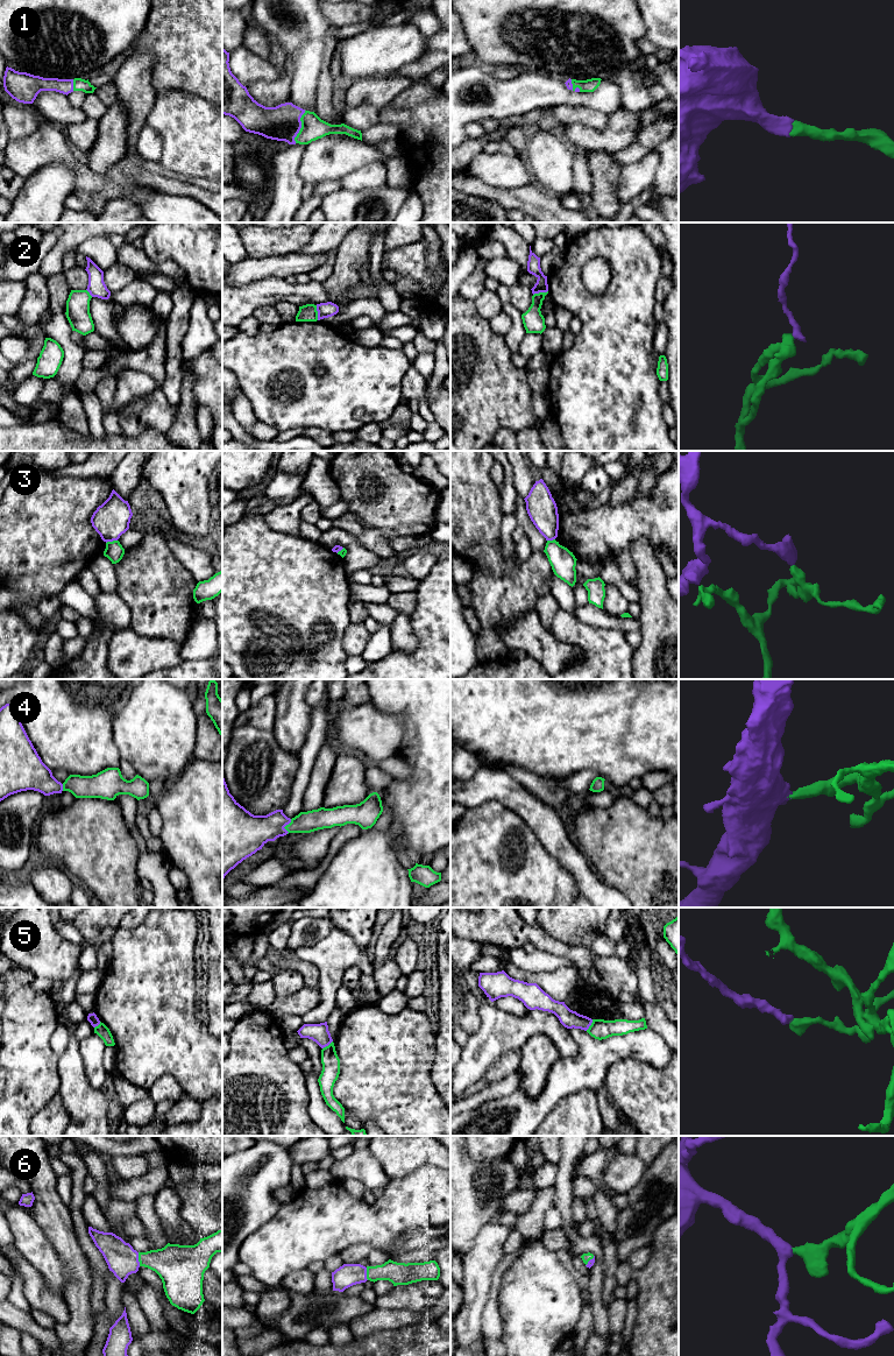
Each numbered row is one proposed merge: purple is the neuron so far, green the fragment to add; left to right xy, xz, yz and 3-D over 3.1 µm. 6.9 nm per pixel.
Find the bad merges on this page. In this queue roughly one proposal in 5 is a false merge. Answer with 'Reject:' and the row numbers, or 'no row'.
Reject: 2, 3, 5

